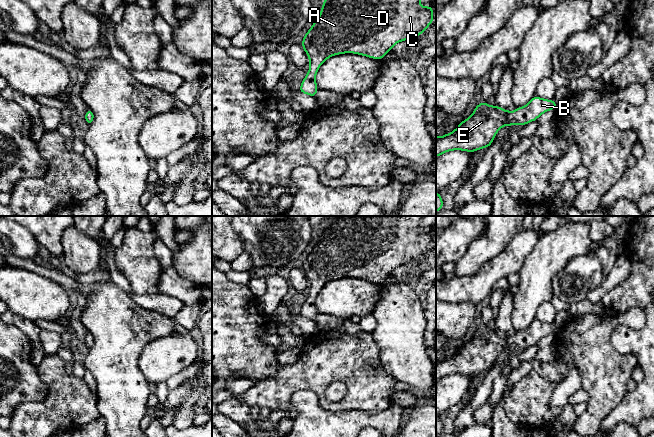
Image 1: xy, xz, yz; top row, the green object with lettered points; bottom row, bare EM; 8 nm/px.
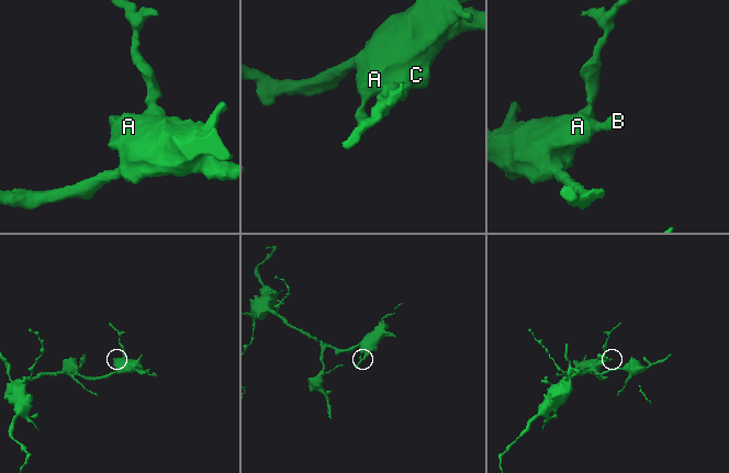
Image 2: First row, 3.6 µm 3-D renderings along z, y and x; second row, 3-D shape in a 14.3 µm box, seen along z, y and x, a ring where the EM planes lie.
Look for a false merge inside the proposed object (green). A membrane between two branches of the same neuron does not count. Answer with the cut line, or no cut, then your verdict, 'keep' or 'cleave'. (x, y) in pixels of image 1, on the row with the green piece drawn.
cut none; keep

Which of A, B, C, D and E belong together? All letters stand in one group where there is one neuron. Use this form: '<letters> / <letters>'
A B C D E

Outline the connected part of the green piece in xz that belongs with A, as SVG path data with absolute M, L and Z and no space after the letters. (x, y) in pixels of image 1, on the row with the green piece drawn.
M324 0L319 17L303 37L302 48L309 56L310 68L299 91L316 97L316 73L329 57L355 53L382 59L396 43L415 39L433 21L433 6L422 7L420 0Z

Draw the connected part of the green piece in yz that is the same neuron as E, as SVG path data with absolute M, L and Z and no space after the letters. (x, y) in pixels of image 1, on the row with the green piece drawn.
M535 96L527 105L510 112L484 101L454 131L441 137L436 136L436 157L452 150L475 152L488 148L501 127L516 124L523 126L556 106L556 101Z

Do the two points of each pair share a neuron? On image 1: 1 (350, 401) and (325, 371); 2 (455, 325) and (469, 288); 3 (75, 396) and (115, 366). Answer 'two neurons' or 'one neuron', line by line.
1: one neuron
2: two neurons
3: two neurons

